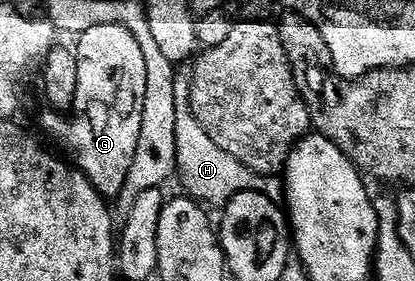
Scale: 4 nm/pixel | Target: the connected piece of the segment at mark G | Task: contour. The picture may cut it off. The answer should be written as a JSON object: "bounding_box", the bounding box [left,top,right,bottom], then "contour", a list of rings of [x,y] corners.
{"bounding_box":[42,25,148,197],"contour":[[[120,25],[88,29],[77,36],[76,42],[80,81],[71,119],[66,123],[65,114],[46,109],[42,127],[52,138],[62,139],[63,145],[70,150],[73,166],[86,174],[103,197],[117,197],[124,189],[140,141],[148,65],[144,65],[144,52],[136,37]]]}

